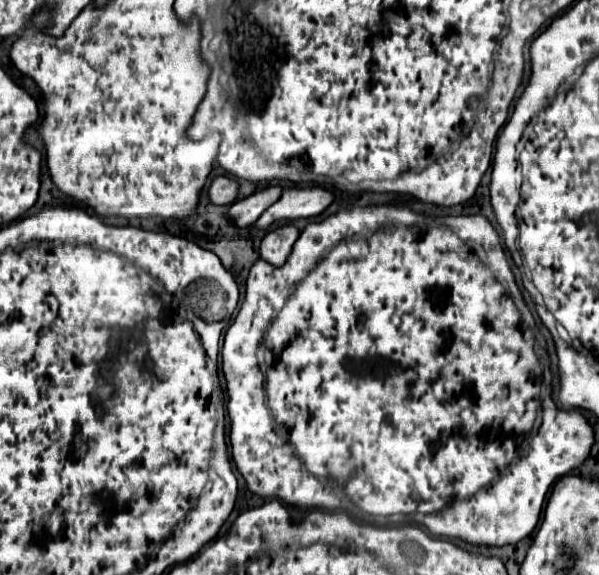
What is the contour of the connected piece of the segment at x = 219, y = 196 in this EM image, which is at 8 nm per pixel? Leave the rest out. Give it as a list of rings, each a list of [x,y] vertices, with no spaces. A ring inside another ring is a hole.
[[[215,177],[213,183],[211,183],[211,191],[209,191],[209,197],[215,205],[231,205],[235,203],[237,199],[237,193],[239,193],[239,185],[235,179],[231,177]]]

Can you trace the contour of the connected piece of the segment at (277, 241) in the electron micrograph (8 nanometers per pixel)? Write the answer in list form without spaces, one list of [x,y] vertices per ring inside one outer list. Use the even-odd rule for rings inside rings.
[[[281,225],[273,231],[269,231],[261,241],[261,257],[269,261],[271,265],[283,265],[289,257],[295,241],[299,237],[299,229],[293,225]]]

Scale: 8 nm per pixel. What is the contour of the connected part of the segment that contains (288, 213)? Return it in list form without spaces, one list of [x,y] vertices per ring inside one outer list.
[[[291,187],[283,191],[281,199],[273,203],[255,223],[255,227],[265,229],[277,221],[293,221],[301,217],[317,217],[333,203],[333,193],[323,187]]]

